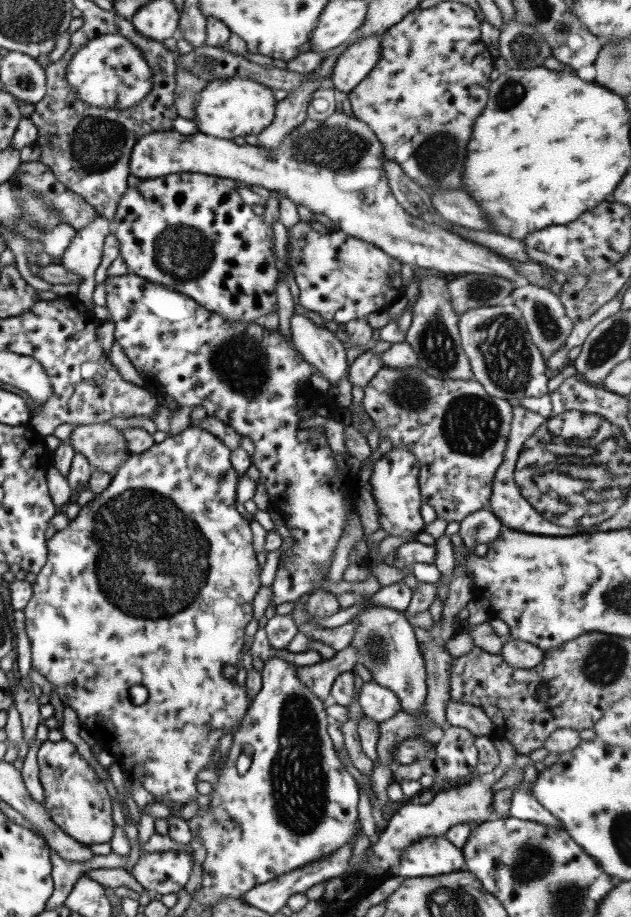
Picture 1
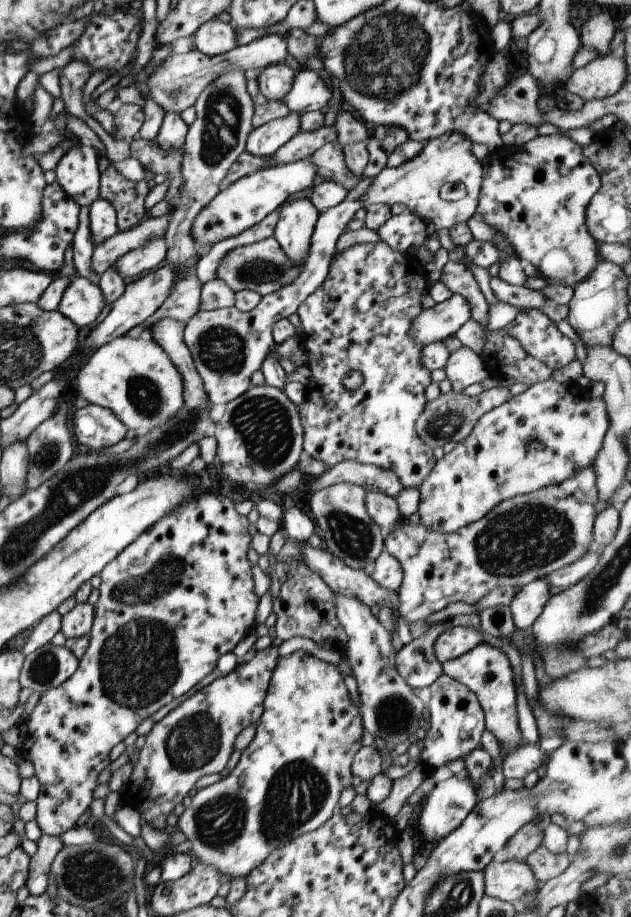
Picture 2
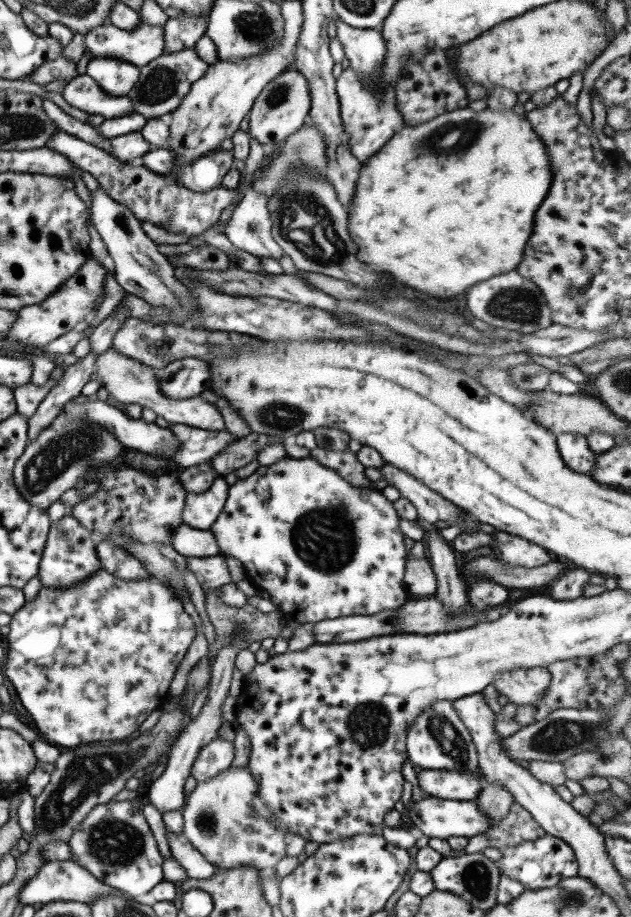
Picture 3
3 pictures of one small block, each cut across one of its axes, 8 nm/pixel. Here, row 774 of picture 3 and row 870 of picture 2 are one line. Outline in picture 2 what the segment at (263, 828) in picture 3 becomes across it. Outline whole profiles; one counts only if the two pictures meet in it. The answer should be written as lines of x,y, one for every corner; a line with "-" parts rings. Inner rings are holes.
299,649
278,659
277,665
274,667
266,698
264,702
265,710
258,719
256,725
256,733
249,746
241,752
241,757
236,767
230,771
228,776
224,776
218,782
209,785
201,790
196,790
192,795
190,805
185,808
185,812
174,819
173,823
177,824
178,830
187,836
190,841
190,852
197,856
200,863
212,865
218,871
223,880
233,881
237,878
246,878
254,868
262,864
270,856
274,850
278,850
280,846
286,846
294,838
314,832
320,828
332,815
338,811
339,798
342,791
351,786
353,772
351,764
356,753
362,748
363,724
361,721
359,708
352,703
350,694
346,685
344,685
343,674
338,670
337,666
322,661
310,653

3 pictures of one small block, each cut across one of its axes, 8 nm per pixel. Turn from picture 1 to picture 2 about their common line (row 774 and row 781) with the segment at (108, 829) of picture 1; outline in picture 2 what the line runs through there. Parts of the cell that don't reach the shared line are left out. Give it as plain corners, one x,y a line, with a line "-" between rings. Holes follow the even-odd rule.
206,487
197,492
197,500
194,499
182,503
175,511
163,516
156,521
148,530
142,531
120,554
116,555
102,569
100,573
101,585
99,587
99,599
95,604
95,617
89,634
89,645
86,654
79,660
76,672
63,682
60,686
47,690
40,695
32,713
26,720
23,727
18,729
21,738
20,756
30,760
34,766
34,775
40,783
40,794
35,800
37,813
35,816
41,828
42,835
60,836
67,830
76,827
76,822
90,806
94,789
99,785
98,775
111,763
108,757
110,751
116,744
120,744
138,728
144,718
151,717
158,712
162,706
172,702
174,698
180,698
191,688
194,688
202,678
208,676
216,668
218,658
227,652
233,652
238,646
238,642
252,631
259,597
254,593
254,580
250,562
246,557
248,549
251,547
252,536
248,533
250,523
248,517
239,514
234,507
235,502
228,496
222,496
220,490

